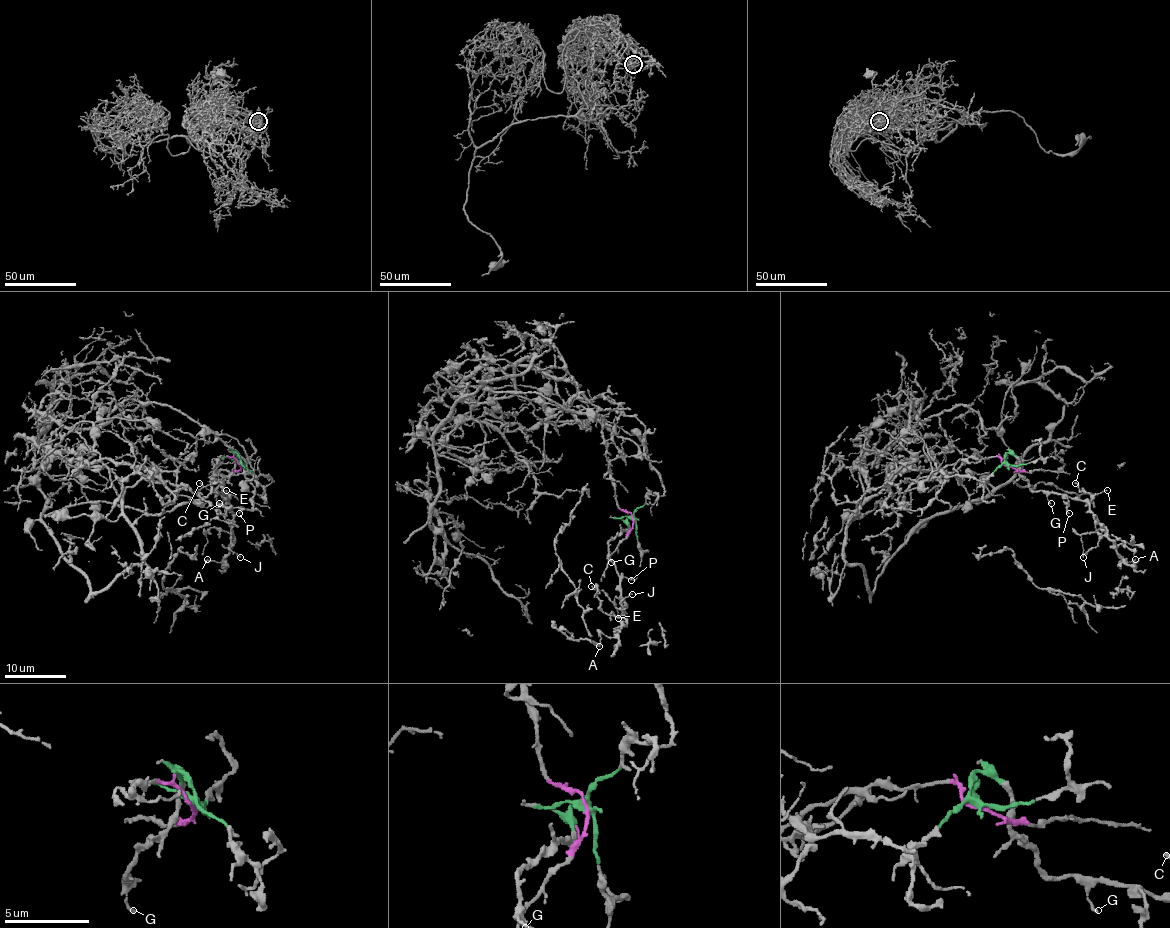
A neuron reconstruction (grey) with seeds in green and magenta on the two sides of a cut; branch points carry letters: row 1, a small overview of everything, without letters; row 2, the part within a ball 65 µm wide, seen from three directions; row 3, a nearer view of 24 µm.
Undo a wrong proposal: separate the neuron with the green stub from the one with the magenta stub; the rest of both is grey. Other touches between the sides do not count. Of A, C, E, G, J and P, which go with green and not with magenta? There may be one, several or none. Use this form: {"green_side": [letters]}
{"green_side": ["A", "C", "E", "G", "J", "P"]}

